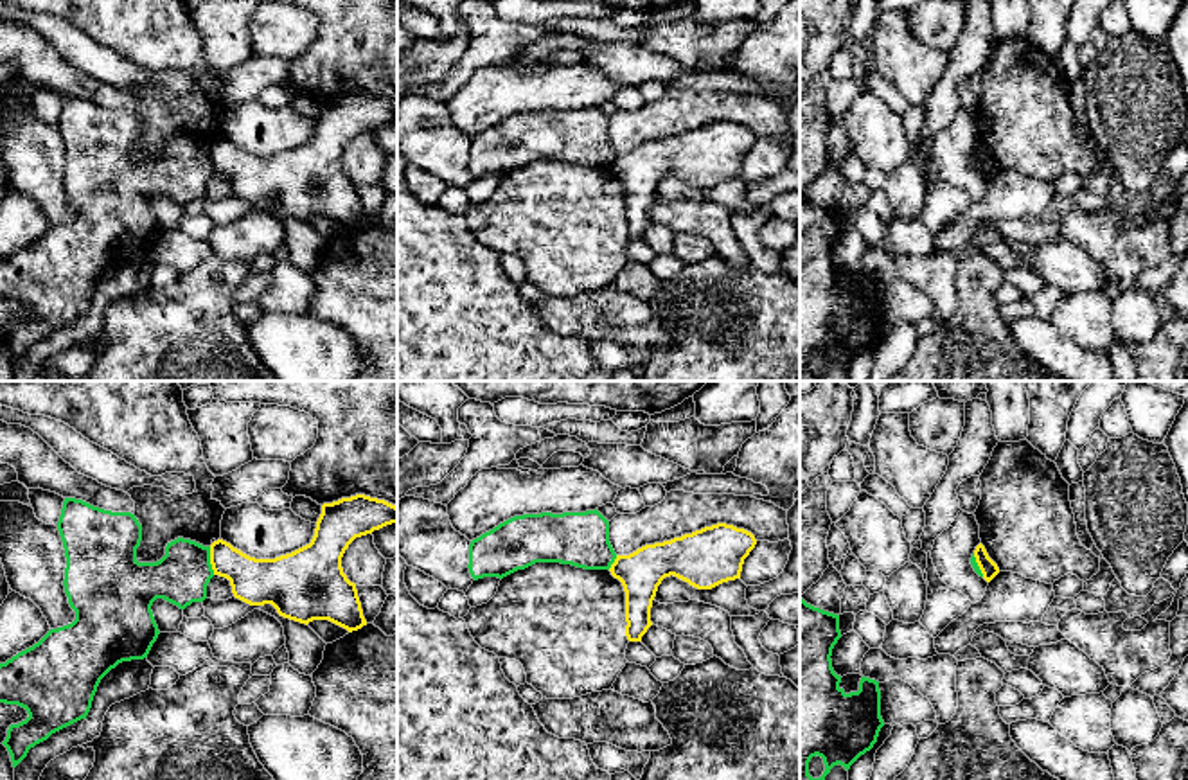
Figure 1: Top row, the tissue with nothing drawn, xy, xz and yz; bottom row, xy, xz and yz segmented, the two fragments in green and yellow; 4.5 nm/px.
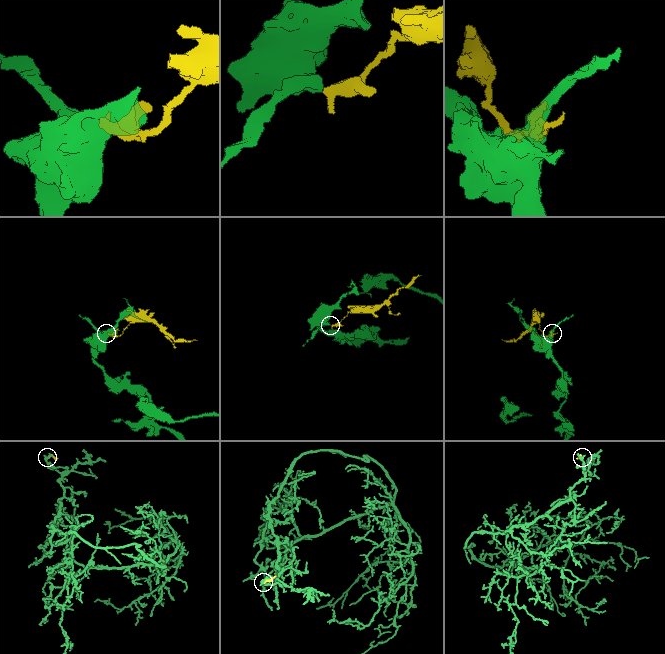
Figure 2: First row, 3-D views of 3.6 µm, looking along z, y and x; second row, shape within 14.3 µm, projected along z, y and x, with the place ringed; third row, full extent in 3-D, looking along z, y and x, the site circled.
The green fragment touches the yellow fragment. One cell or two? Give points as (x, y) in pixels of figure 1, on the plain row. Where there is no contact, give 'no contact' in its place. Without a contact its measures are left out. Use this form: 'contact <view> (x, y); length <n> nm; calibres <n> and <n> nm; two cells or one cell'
contact xy (209, 159); length 130 nm; calibres 240 and 200 nm; two cells

